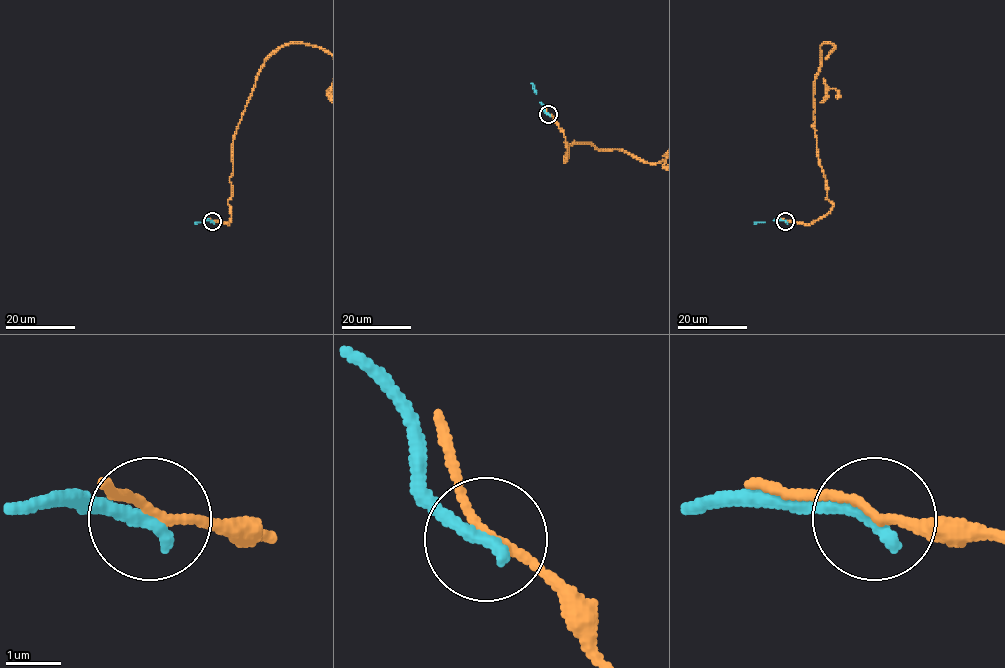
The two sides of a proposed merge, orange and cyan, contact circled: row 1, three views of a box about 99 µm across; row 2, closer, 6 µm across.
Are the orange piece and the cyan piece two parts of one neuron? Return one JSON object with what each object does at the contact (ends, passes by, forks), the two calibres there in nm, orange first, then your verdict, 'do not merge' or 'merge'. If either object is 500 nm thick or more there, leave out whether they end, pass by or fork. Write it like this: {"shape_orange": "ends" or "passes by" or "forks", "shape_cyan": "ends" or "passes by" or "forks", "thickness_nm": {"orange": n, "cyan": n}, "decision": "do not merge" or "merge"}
{"shape_orange": "passes by", "shape_cyan": "ends", "thickness_nm": {"orange": 140, "cyan": 320}, "decision": "do not merge"}

